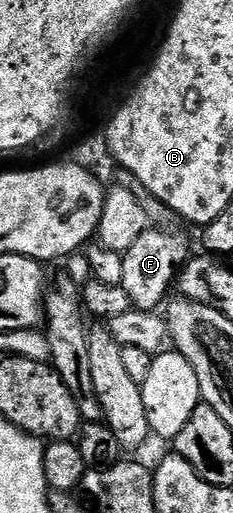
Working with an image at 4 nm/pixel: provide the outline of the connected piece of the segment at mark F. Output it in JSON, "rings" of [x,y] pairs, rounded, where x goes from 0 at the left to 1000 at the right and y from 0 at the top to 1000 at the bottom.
{"rings":[[[627,444],[618,458],[601,458],[601,466],[584,466],[584,474],[567,474],[567,481],[549,481],[549,489],[524,495],[532,544],[519,559],[549,571],[562,596],[579,604],[691,604],[704,589],[734,577],[730,563],[738,571],[751,561],[773,520],[820,499],[815,478],[773,456],[725,454],[712,446]]]}

